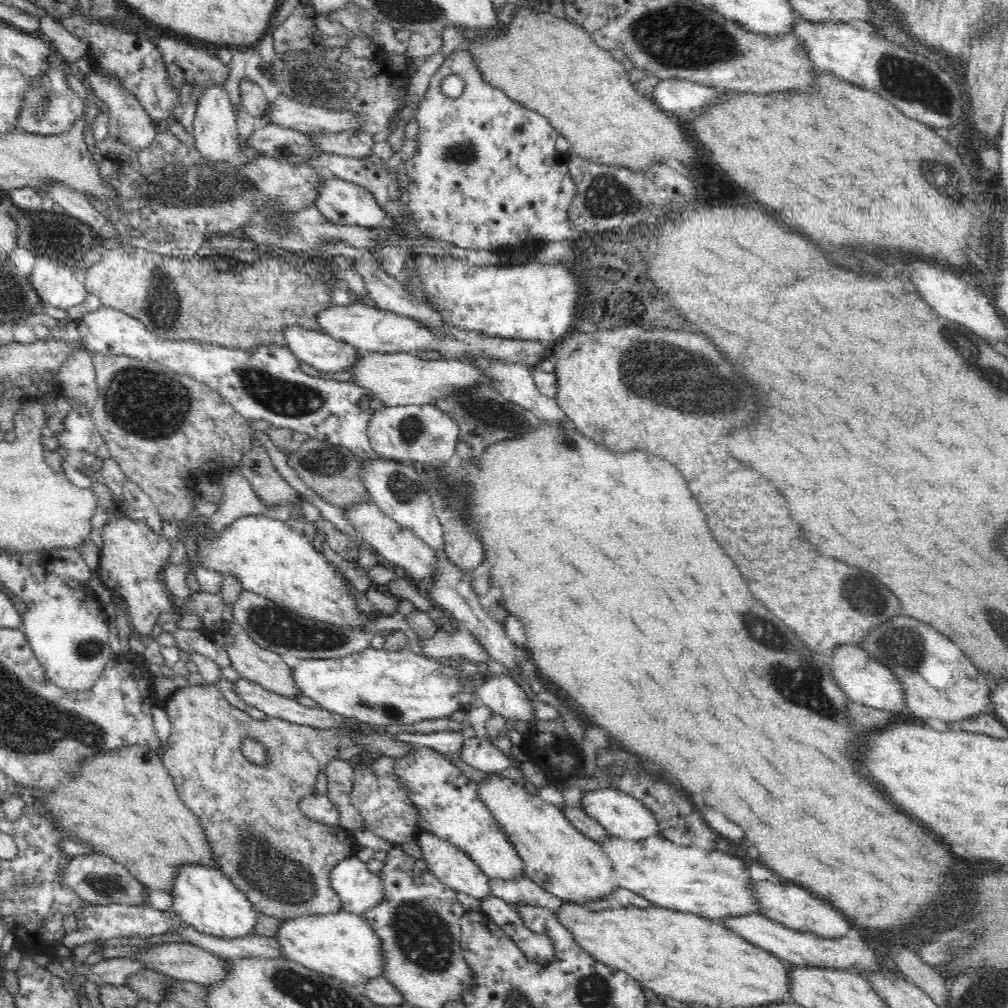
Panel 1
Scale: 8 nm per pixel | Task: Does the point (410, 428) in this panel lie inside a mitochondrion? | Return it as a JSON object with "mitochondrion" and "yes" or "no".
{"mitochondrion":"yes"}

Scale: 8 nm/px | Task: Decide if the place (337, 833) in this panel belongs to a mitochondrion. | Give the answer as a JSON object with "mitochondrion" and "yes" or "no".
{"mitochondrion":"no"}

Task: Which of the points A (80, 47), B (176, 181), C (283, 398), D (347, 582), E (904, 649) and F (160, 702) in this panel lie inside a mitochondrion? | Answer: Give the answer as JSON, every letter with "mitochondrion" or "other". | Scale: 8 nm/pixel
{"A":"other","B":"mitochondrion","C":"mitochondrion","D":"other","E":"mitochondrion","F":"other"}

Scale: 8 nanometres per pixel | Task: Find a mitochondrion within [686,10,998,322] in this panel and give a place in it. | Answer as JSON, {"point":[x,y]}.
{"point":[915,82]}

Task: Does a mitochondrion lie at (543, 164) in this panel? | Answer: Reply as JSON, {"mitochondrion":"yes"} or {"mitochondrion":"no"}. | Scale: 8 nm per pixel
{"mitochondrion":"no"}

